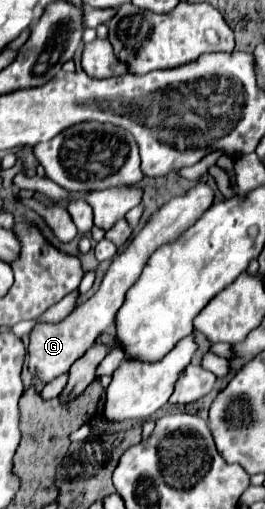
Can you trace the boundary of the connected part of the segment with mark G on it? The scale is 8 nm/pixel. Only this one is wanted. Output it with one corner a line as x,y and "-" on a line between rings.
196,185
184,197
174,197
172,201
168,201
158,213
154,213
154,217
148,219
146,227
140,233
134,235
134,239
122,251
122,255
114,257
100,289
88,301
84,301
78,309
74,309
66,319
62,319
58,323
38,323
38,325
34,325
34,329
30,333
30,345
28,345
28,369
30,369
30,373
34,373
44,383
50,383
52,379
68,373
70,365
94,345
96,337
102,331
106,331
108,327
114,327
116,311
120,309
126,291
138,281
138,277
140,277
142,269
146,267
150,255
156,249
160,249
162,245
176,241
188,227
192,227
198,221
198,217
212,205
212,199
214,199
214,193
208,185

